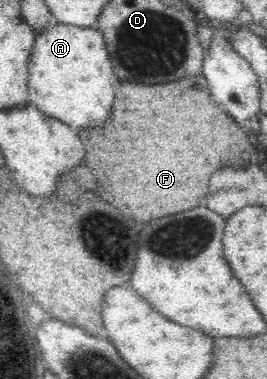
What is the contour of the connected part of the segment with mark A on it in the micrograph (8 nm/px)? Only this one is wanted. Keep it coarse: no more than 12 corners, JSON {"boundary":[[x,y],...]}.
{"boundary":[[47,27],[28,98],[73,128],[101,126],[113,68],[97,28]]}

